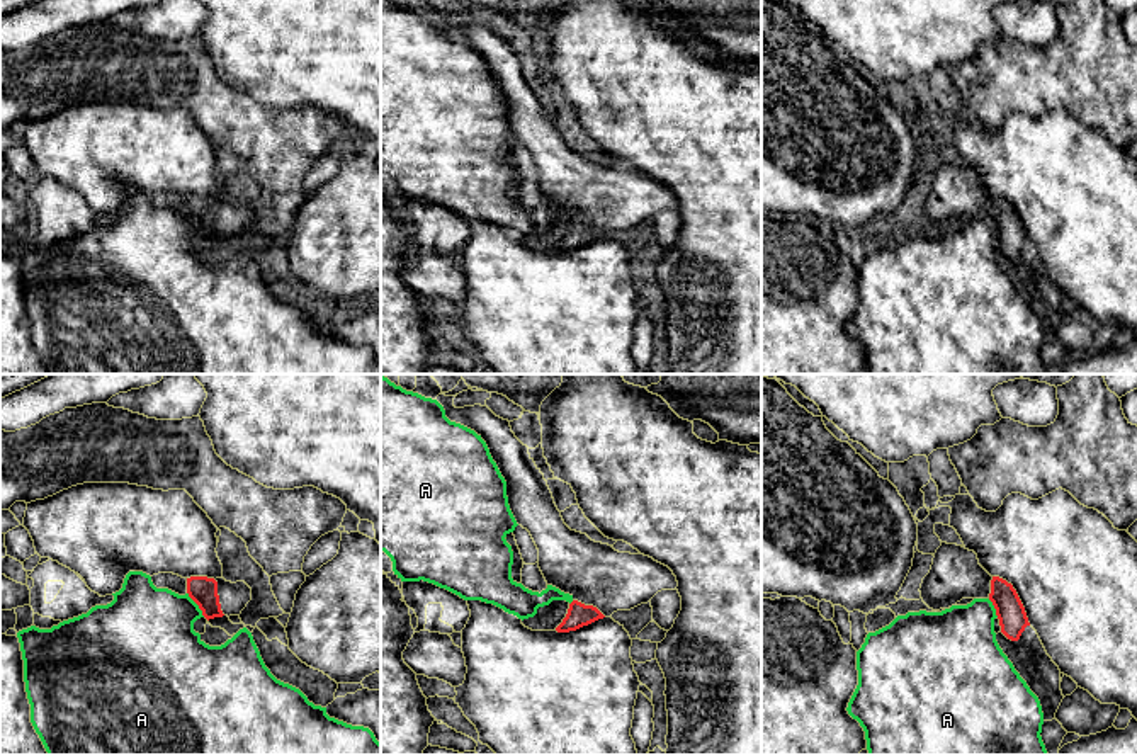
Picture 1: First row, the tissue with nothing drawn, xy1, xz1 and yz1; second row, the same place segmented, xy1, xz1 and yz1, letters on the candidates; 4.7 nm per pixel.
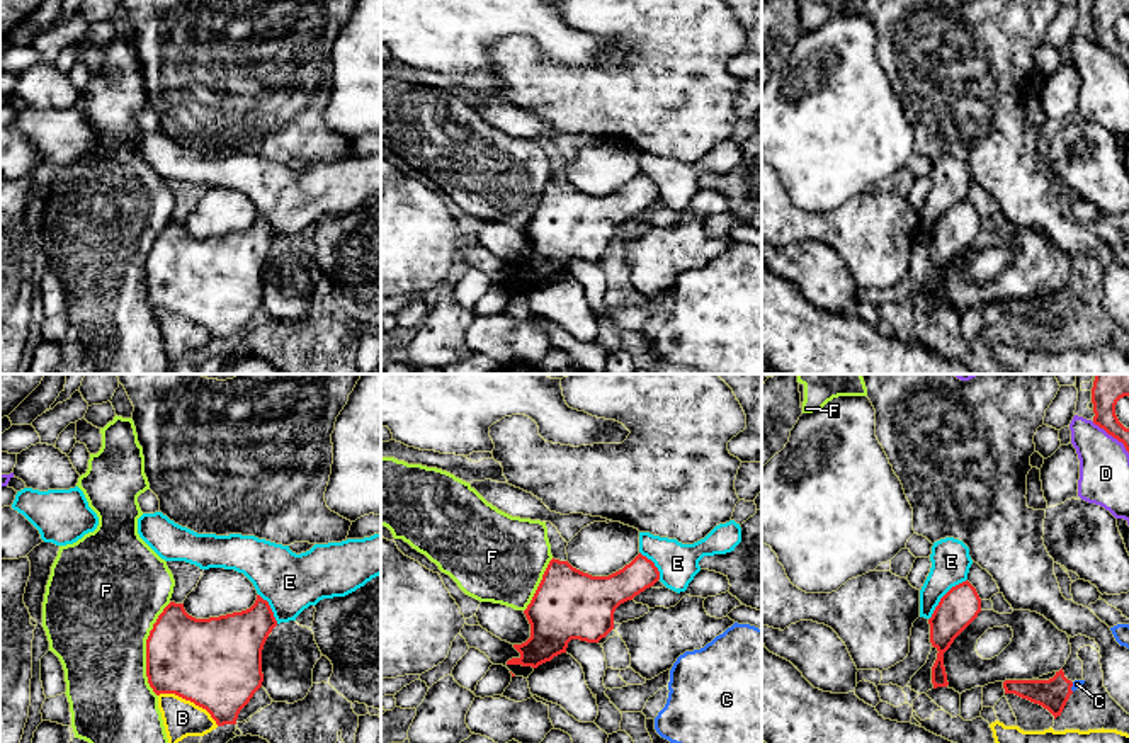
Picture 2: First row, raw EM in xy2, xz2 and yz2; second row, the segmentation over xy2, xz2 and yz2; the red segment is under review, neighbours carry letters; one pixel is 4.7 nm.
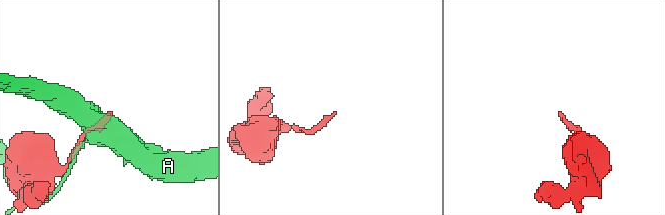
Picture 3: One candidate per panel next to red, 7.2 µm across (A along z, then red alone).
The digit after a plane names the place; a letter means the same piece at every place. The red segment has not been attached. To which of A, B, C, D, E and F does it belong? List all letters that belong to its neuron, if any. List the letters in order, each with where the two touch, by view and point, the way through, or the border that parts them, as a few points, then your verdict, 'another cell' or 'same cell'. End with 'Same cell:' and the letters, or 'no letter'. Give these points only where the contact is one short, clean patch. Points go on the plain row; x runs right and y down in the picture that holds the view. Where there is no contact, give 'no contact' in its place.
A: meets red in xy1 at (196, 221); another cell
B: meets red in xy2 at (189, 318); another cell
C: meets red in yz2 at (1072, 305); another cell
D: meets red in yz2 at (1112, 55); another cell
E: meets red in yz2 at (942, 216); border along yz2 (966, 198), (941, 218), (929, 238); another cell
F: meets red in xy2 at (147, 269); another cell
Same cell: no letter

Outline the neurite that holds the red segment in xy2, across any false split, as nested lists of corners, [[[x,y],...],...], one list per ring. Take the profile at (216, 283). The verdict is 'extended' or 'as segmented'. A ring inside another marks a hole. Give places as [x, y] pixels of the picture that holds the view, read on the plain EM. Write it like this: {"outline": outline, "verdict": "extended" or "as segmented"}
{"outline": [[[260,214],[247,230],[209,238],[196,238],[185,231],[184,223],[170,221],[158,235],[146,258],[148,303],[156,315],[175,313],[206,328],[218,345],[236,343],[240,330],[262,306],[262,269],[275,245],[277,240],[272,228]]], "verdict": "as segmented"}

